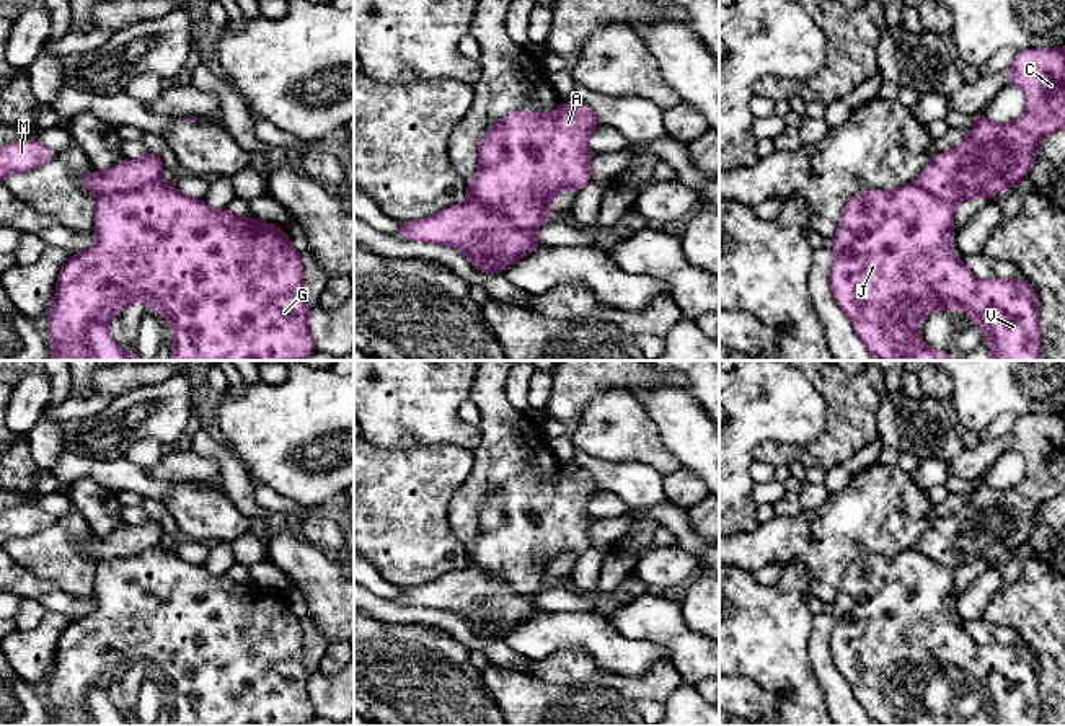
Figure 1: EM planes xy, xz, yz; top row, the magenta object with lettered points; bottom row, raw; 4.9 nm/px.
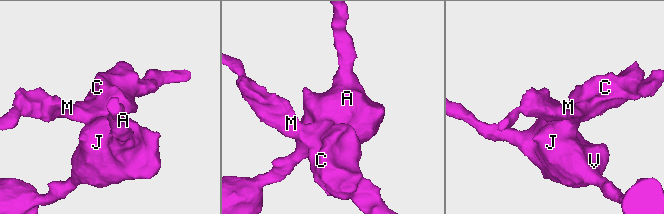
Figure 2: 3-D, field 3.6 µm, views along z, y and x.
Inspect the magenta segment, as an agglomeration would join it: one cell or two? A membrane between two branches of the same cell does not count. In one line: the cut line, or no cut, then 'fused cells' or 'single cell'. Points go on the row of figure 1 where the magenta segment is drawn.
cut xz (465, 201), (490, 206), (514, 225), (535, 230); fused cells

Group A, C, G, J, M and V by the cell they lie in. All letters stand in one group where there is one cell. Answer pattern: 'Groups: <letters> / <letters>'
Groups: A G J V / C M

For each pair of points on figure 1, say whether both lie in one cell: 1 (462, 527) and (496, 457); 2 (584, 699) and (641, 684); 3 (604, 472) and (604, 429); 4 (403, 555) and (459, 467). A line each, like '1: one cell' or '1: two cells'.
1: one cell
2: two cells
3: two cells
4: one cell

